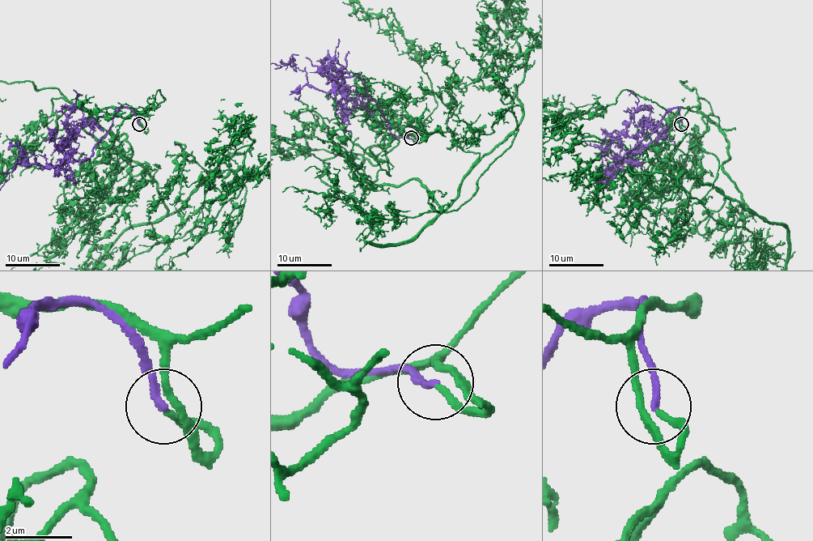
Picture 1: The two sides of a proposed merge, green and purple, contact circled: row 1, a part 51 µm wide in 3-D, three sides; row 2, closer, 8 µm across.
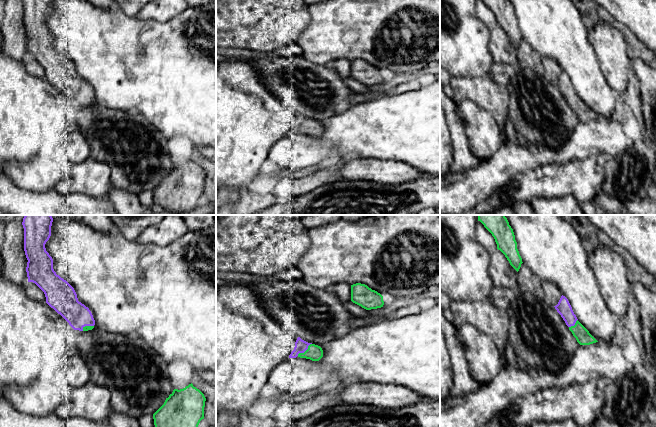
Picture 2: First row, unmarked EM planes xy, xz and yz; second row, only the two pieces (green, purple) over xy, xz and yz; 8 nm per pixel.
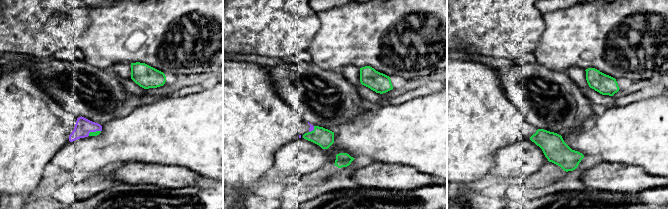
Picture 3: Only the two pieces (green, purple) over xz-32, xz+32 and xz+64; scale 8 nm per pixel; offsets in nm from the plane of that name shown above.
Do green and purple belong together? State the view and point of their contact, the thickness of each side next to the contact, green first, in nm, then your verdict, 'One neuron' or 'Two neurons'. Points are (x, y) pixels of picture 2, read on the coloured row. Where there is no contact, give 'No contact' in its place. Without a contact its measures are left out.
Touches green at xz (305, 351). Thickness 130 nm (green) against 100 nm. One neuron

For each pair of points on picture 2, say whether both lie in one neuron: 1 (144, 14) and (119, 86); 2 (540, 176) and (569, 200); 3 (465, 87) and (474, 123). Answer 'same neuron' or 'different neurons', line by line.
1: different neurons
2: different neurons
3: different neurons

